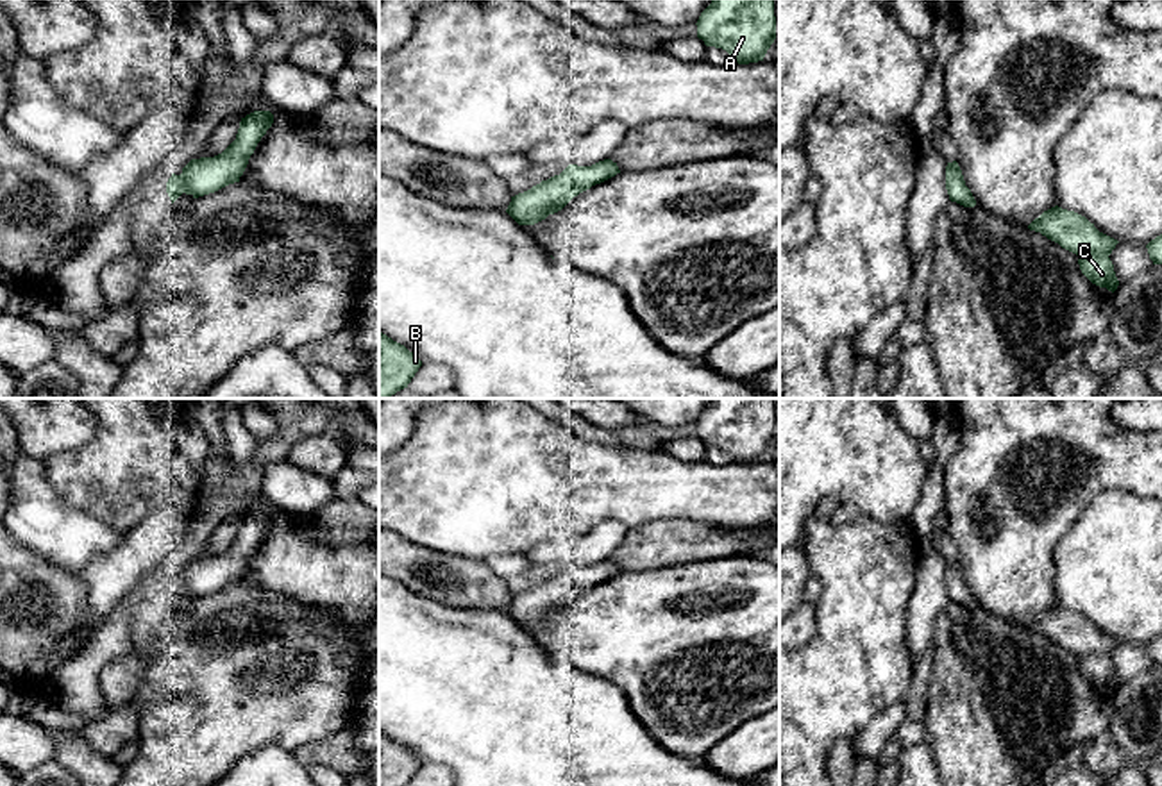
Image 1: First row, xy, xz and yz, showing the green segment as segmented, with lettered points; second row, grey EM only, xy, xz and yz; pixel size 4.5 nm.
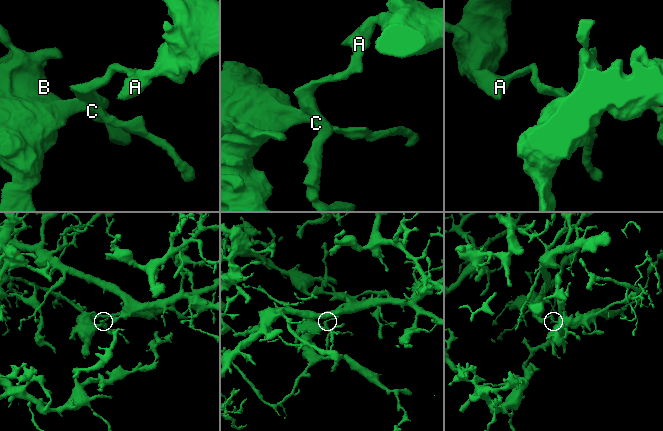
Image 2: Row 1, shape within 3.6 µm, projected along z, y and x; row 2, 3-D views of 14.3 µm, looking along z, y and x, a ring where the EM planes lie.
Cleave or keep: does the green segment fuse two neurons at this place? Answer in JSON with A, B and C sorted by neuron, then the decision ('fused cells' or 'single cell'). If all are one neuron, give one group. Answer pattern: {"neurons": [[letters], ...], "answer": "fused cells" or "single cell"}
{"neurons": [["A"], ["B", "C"]], "answer": "fused cells"}

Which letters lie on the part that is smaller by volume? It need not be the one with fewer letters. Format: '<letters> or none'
B, C

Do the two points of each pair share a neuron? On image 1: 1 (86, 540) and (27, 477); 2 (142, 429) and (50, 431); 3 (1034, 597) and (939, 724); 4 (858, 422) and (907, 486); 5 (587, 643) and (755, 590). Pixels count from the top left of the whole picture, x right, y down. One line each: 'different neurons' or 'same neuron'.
1: same neuron
2: different neurons
3: different neurons
4: same neuron
5: same neuron

